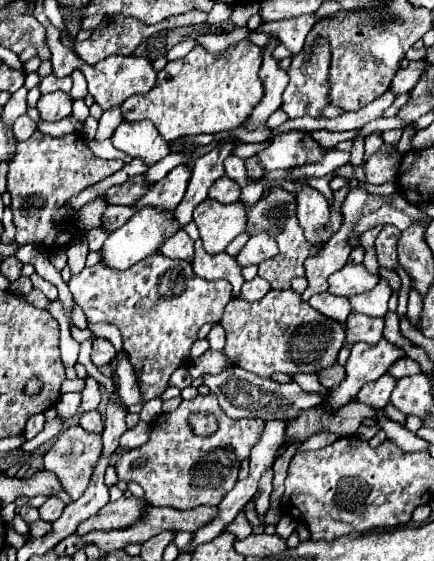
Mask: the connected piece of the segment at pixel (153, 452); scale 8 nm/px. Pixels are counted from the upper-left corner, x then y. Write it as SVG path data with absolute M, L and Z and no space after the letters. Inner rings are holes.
M199 394L193 400L183 400L175 412L159 414L153 422L149 440L143 446L125 452L115 468L123 482L137 482L145 490L145 500L151 506L171 506L177 510L193 510L201 504L217 506L235 486L239 464L245 456L249 456L249 450L259 440L263 426L265 422L261 418L227 418L217 404L215 394ZM191 412L215 414L219 420L217 434L197 438L187 424ZM141 456L147 458L147 464L143 468L131 468L131 462Z

